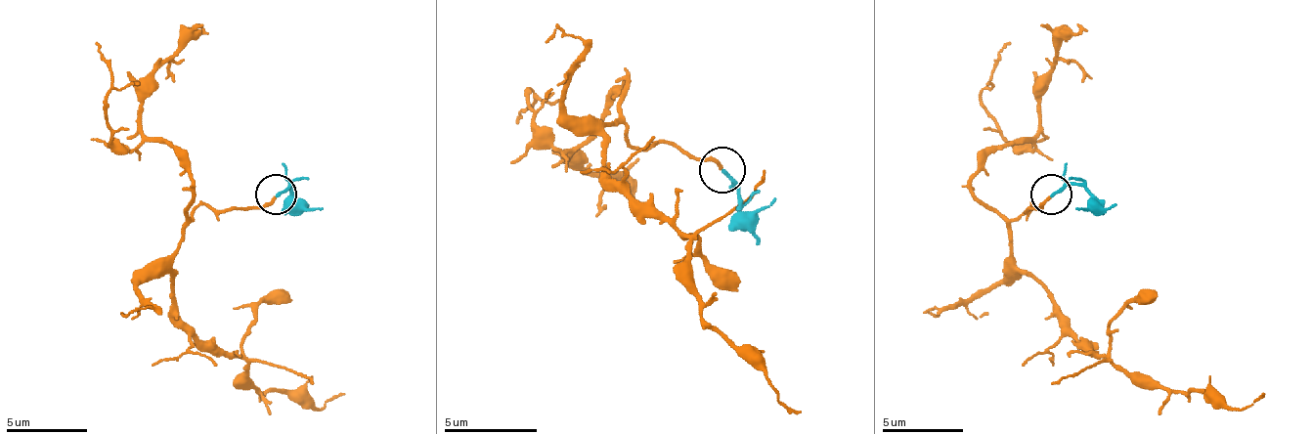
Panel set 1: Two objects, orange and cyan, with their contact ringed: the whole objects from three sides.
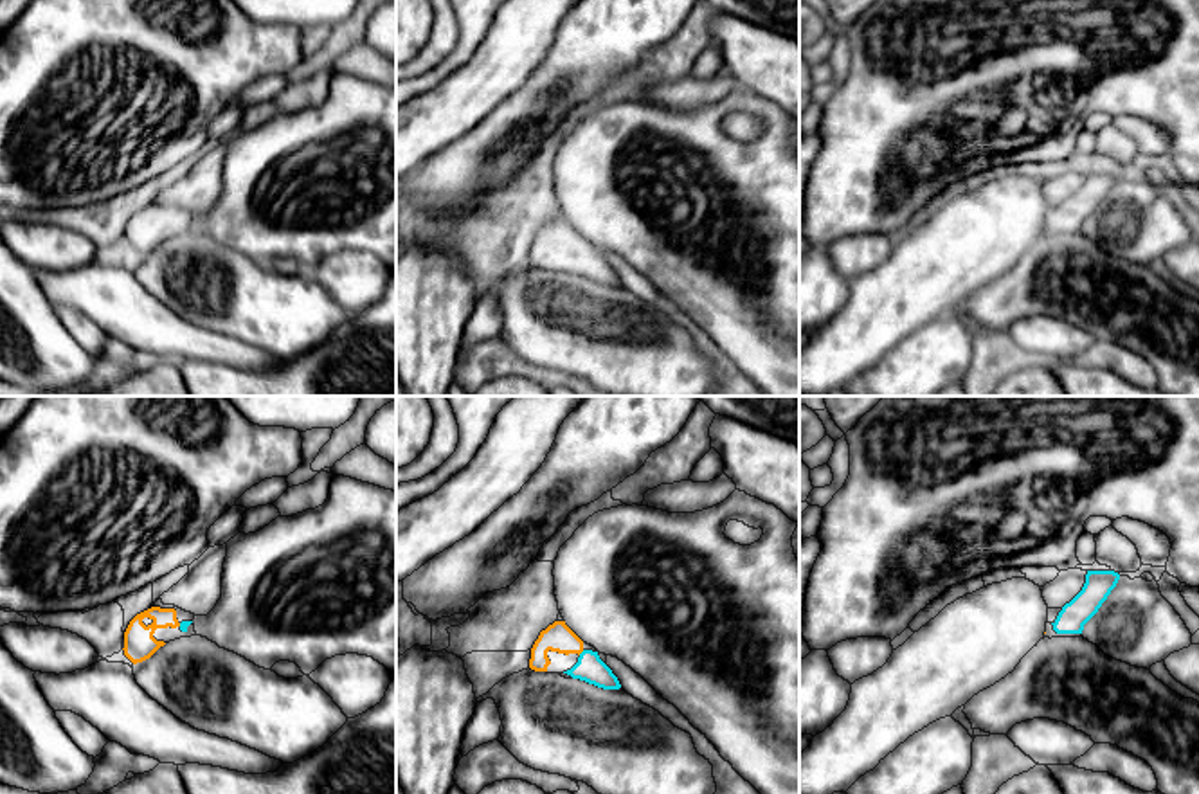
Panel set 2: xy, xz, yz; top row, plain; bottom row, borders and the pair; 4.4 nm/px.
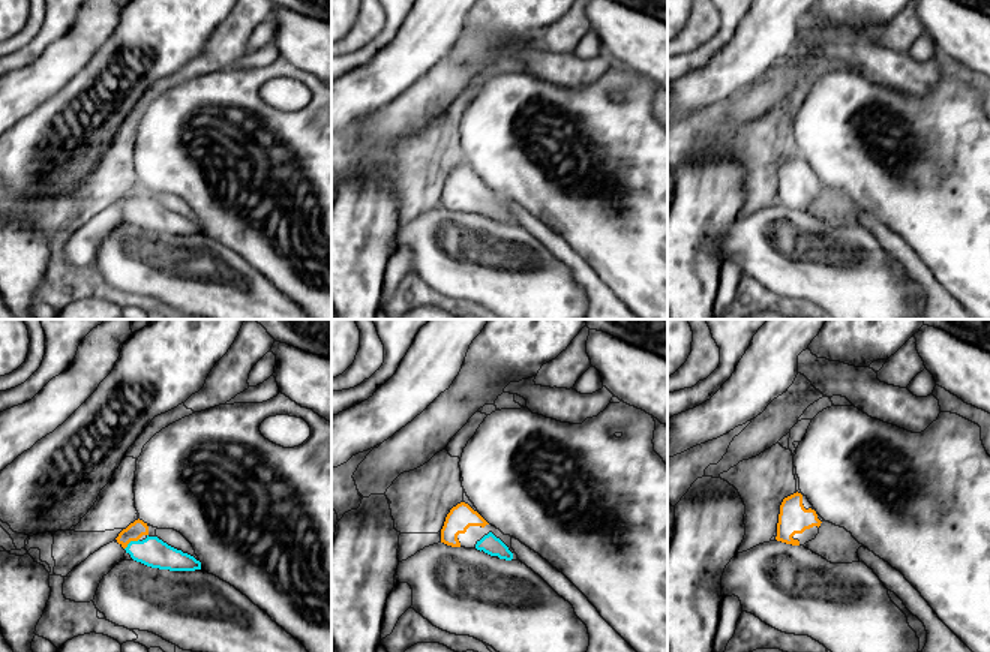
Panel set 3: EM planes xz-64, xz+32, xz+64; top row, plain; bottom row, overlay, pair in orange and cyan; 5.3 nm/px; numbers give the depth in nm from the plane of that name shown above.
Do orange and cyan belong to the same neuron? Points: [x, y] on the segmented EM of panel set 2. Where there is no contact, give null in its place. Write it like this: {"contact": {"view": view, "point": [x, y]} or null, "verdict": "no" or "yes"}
{"contact": {"view": "xz", "point": [580, 652]}, "verdict": "yes"}

